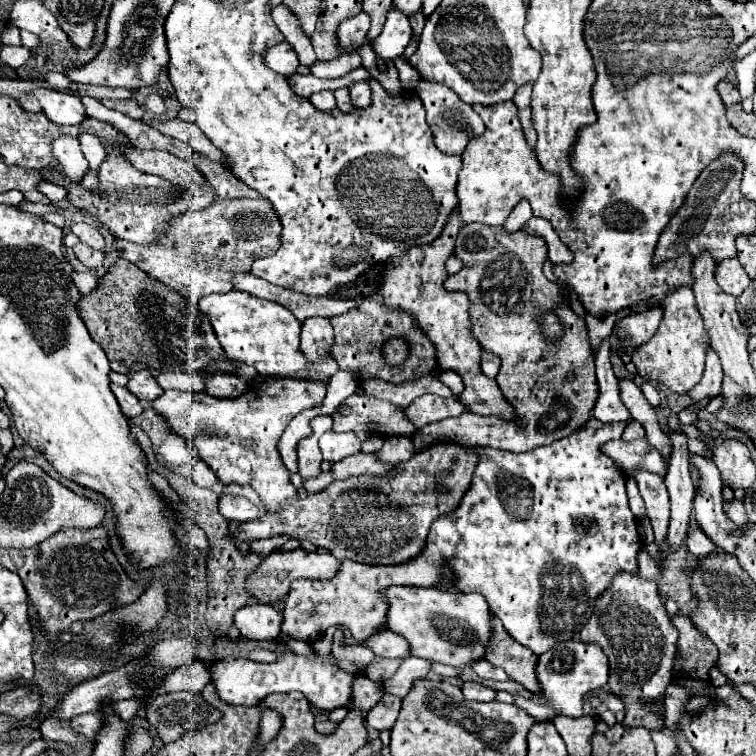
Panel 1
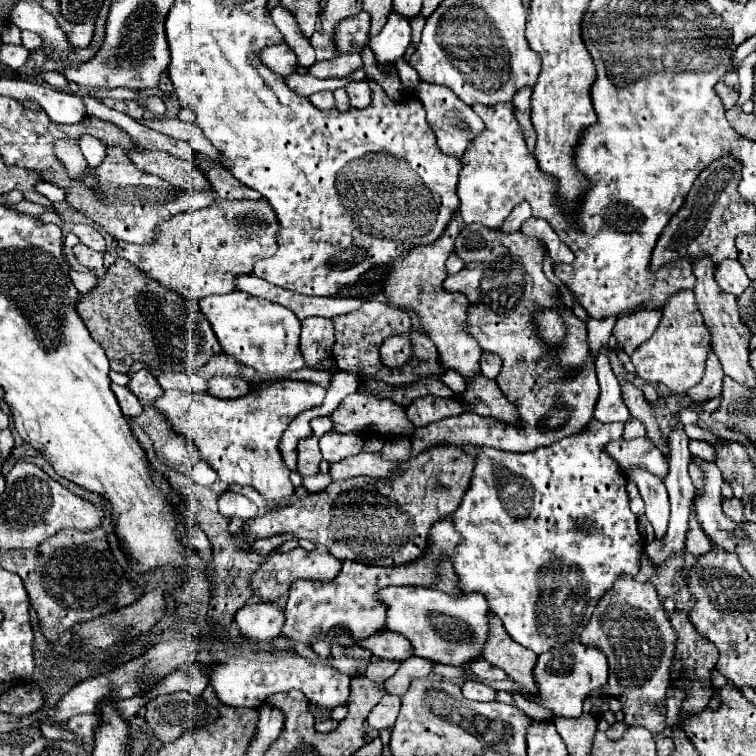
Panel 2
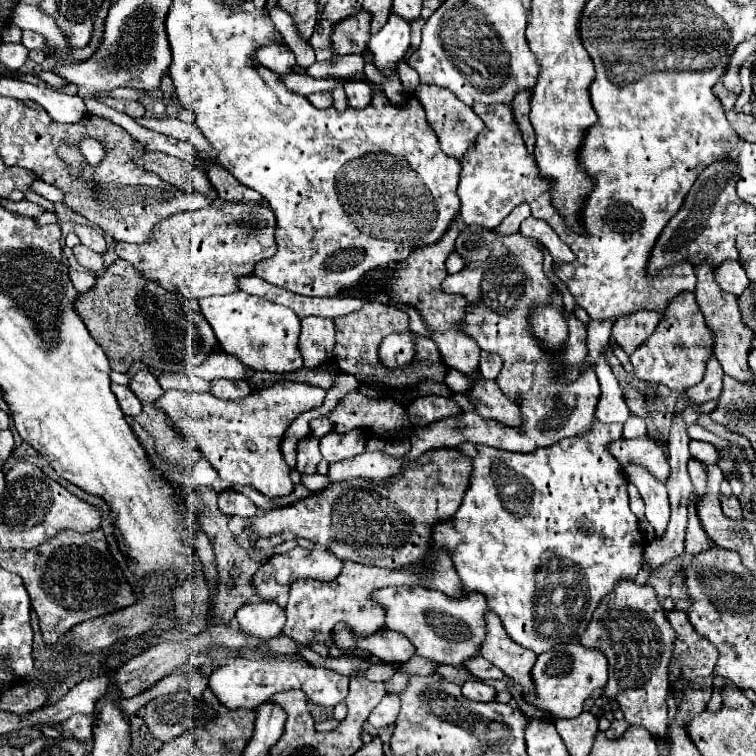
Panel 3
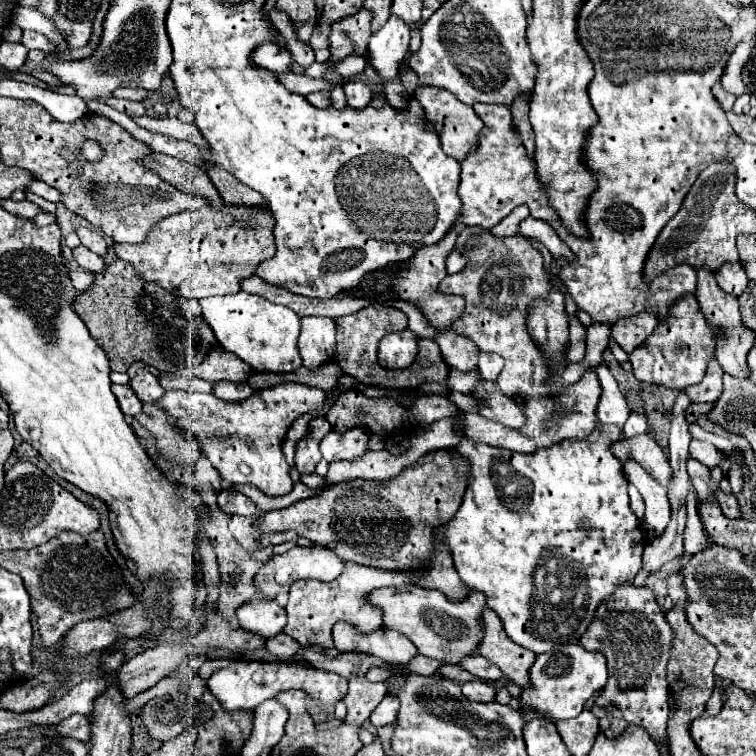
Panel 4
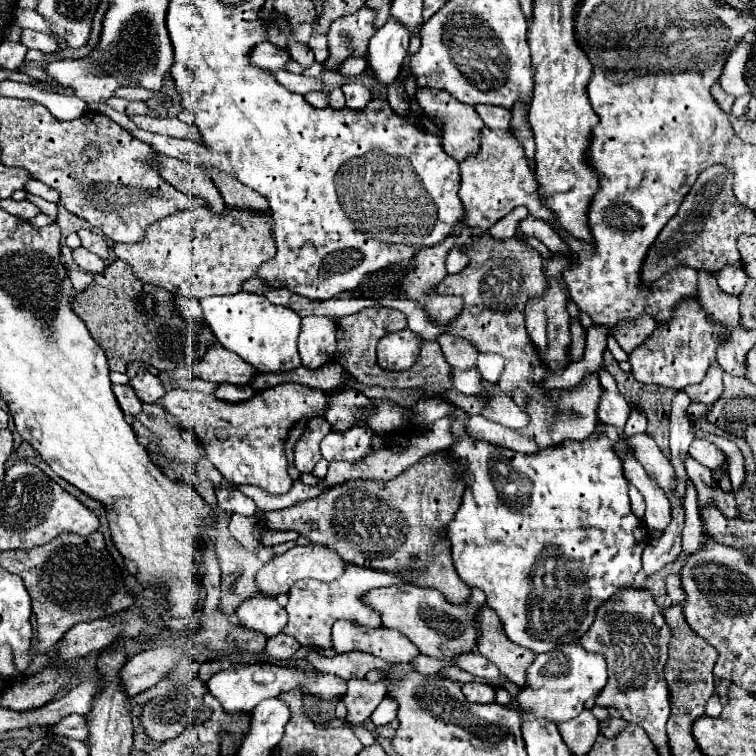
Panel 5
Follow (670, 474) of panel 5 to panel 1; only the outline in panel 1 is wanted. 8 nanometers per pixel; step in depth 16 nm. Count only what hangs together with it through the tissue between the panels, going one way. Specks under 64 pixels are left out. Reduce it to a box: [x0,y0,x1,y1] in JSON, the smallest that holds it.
[602,438,668,478]

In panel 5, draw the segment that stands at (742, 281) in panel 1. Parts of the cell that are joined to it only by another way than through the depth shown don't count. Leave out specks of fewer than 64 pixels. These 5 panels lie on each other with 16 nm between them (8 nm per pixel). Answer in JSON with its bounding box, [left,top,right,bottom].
[716,264,748,296]

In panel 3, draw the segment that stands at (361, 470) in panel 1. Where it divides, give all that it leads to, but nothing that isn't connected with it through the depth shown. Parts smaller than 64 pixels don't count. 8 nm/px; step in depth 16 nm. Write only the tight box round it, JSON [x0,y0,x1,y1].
[330,230,600,482]

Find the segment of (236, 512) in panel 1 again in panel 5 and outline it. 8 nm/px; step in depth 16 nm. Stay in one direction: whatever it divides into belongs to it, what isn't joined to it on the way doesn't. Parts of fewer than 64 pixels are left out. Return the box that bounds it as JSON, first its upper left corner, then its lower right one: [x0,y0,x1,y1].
[214,484,256,516]

